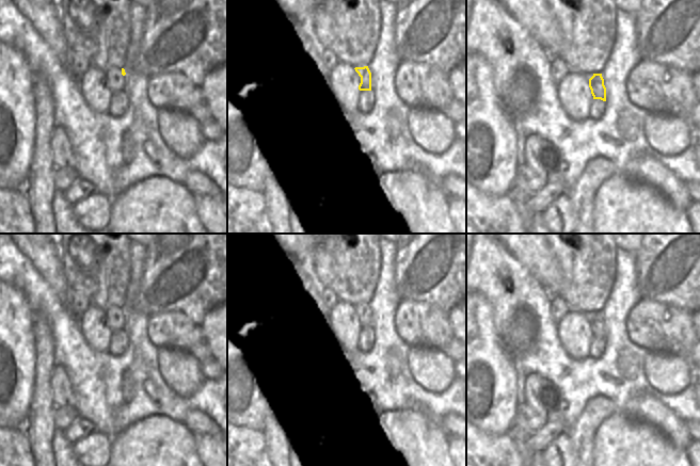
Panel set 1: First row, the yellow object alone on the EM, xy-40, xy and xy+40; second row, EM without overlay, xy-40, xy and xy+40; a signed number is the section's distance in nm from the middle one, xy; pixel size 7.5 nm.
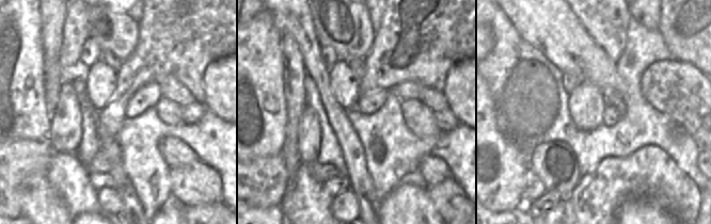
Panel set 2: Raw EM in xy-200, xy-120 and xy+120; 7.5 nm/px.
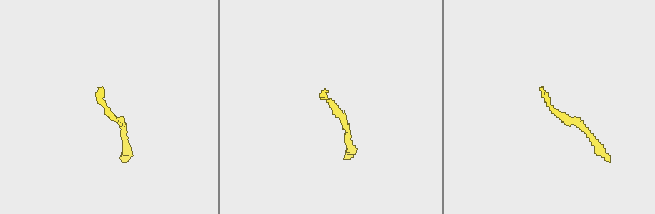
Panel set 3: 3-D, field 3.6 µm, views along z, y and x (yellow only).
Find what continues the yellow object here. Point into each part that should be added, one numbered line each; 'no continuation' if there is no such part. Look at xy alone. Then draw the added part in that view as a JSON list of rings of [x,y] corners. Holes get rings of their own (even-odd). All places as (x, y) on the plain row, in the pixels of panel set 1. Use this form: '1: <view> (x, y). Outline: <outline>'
1: xy (355, 319). Outline: [[[354,309],[354,314],[350,318],[350,326],[353,332],[360,332],[361,330],[359,328],[359,324],[361,322],[361,316],[359,312]]]

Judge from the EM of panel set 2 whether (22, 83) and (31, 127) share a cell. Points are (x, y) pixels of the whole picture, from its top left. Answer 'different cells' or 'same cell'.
same cell

